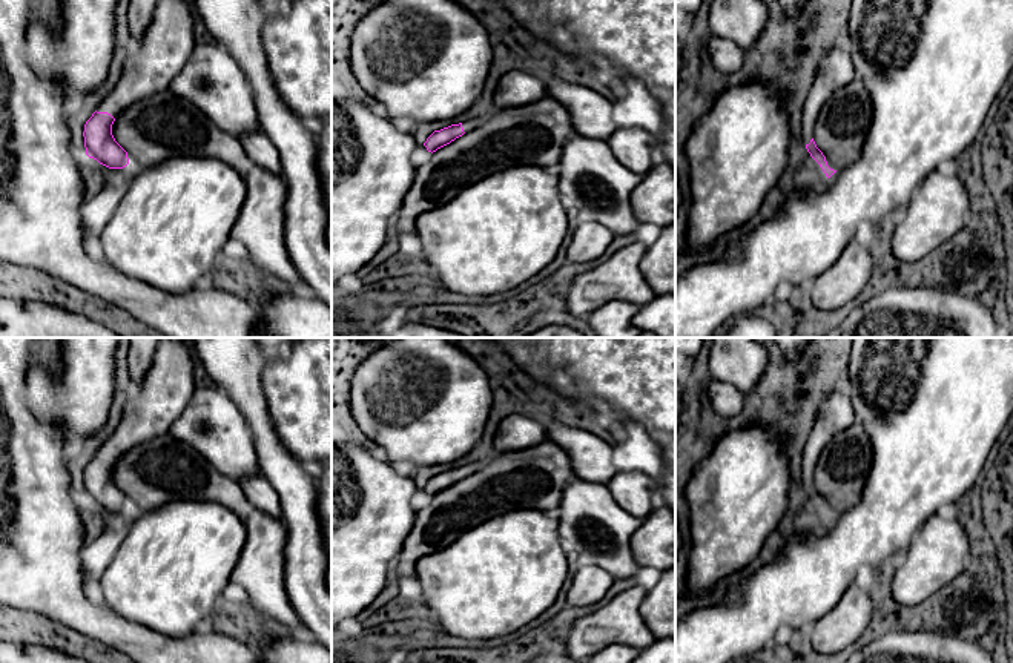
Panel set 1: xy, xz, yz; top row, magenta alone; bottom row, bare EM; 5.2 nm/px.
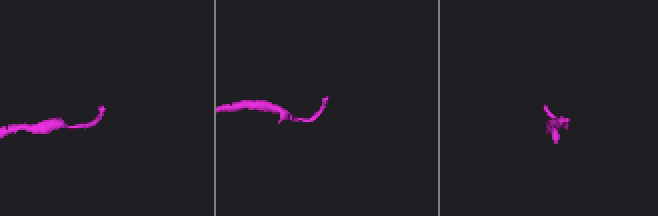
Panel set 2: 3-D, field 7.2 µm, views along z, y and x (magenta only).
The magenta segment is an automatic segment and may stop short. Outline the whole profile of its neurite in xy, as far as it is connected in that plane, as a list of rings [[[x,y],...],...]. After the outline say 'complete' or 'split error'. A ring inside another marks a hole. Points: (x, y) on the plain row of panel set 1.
[[[164,338],[160,342],[149,373],[124,405],[117,430],[84,468],[89,502],[109,513],[129,508],[127,496],[112,479],[112,468],[135,445],[169,434],[196,388],[192,351],[181,338]]]; split error

